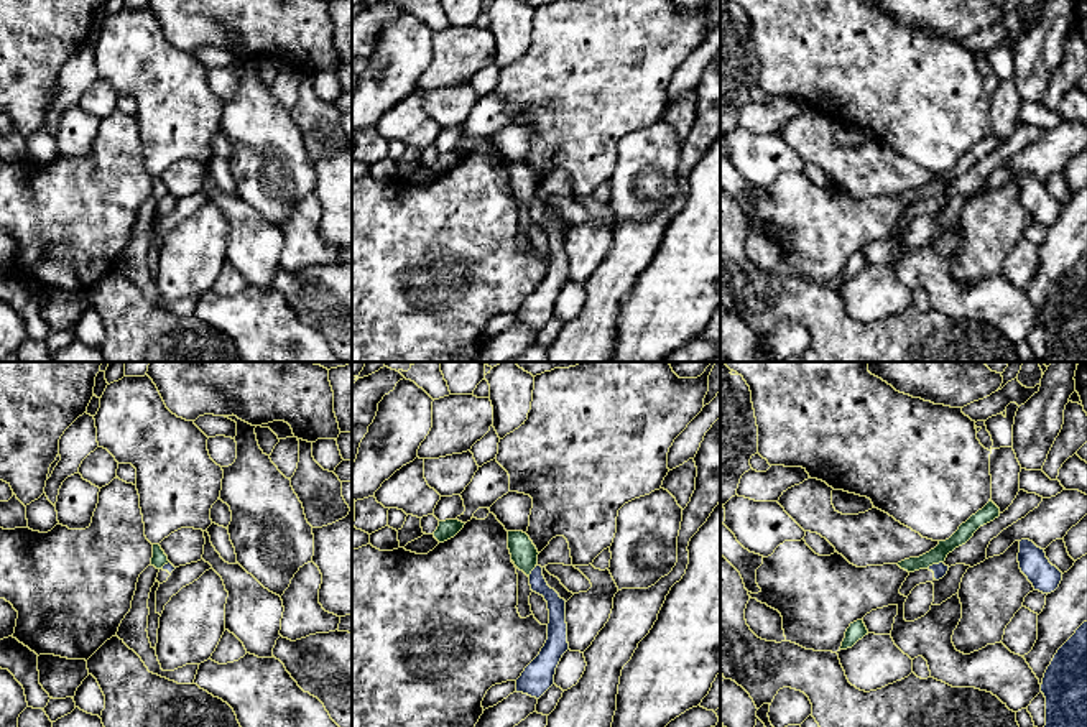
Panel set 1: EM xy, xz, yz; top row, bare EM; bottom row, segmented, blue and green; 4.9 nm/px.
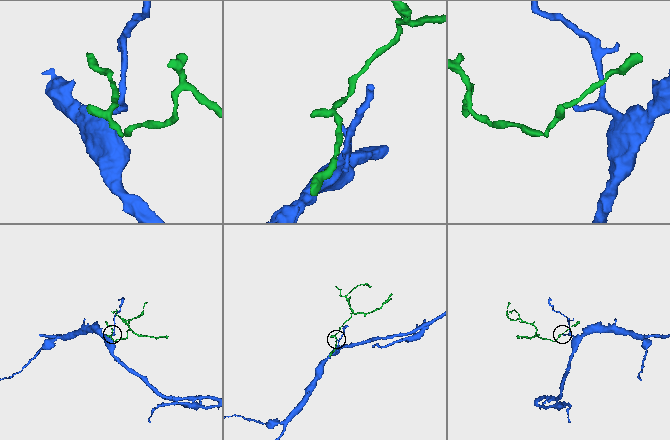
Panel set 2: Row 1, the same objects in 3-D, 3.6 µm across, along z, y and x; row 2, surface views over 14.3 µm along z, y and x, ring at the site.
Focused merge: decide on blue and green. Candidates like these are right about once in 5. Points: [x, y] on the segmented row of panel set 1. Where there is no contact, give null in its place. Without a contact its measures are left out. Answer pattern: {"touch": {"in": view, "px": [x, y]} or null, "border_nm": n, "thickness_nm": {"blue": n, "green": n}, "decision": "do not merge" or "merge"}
{"touch": {"in": "yz", "px": [934, 564]}, "border_nm": 90, "thickness_nm": {"blue": 70, "green": 80}, "decision": "do not merge"}

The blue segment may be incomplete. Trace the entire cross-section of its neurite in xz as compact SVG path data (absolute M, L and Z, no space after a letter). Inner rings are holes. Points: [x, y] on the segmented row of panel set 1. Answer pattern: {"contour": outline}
{"contour": "M536 567L530 574L531 590L543 595L548 602L549 623L548 640L539 655L525 668L516 679L516 692L528 694L539 699L553 684L556 668L562 655L569 650L567 623L566 623L566 600L551 589L543 576L543 567Z"}

